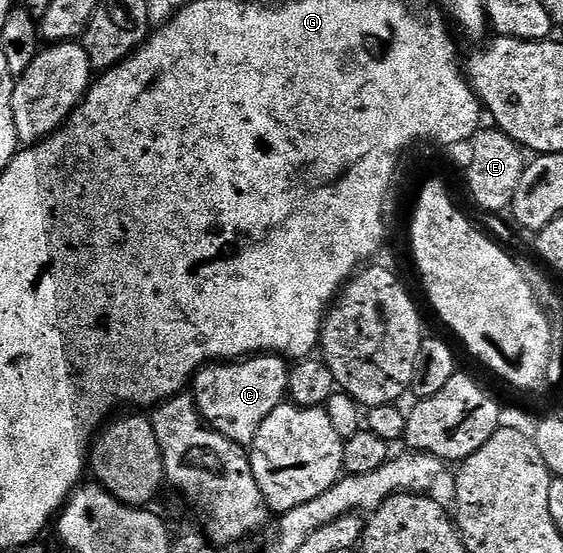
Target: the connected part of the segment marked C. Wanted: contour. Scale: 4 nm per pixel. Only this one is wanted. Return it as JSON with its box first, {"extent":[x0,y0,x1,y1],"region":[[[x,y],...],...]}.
{"extent":[191,354,290,446],"region":[[[258,354],[232,362],[214,362],[200,368],[191,381],[191,397],[198,414],[210,428],[248,446],[253,443],[259,426],[267,422],[267,414],[283,403],[287,396],[290,365],[284,356]]]}

